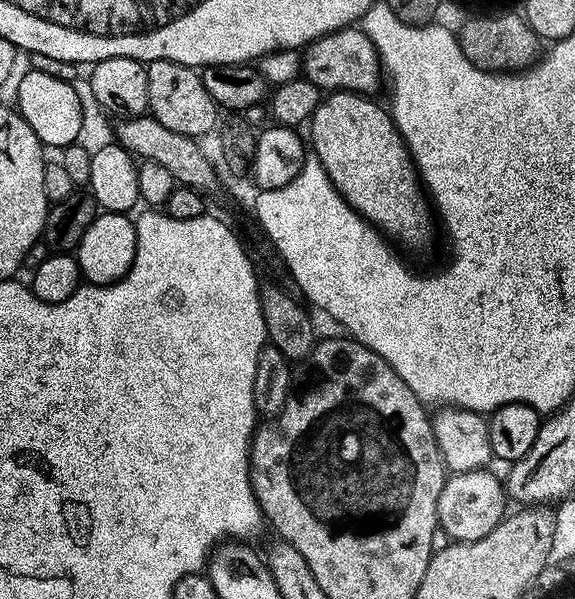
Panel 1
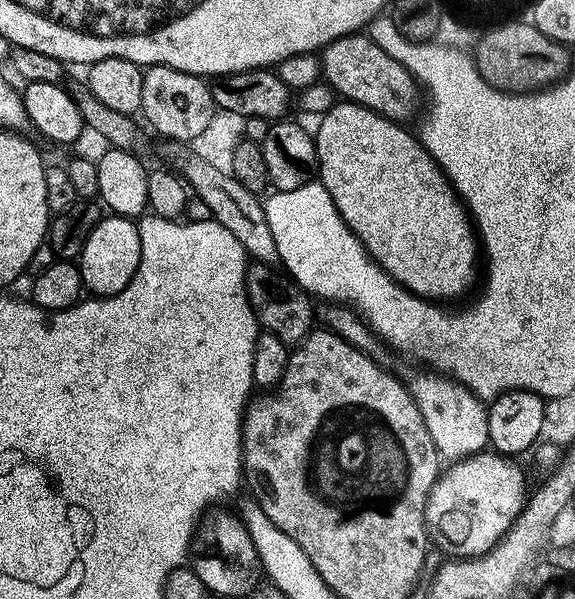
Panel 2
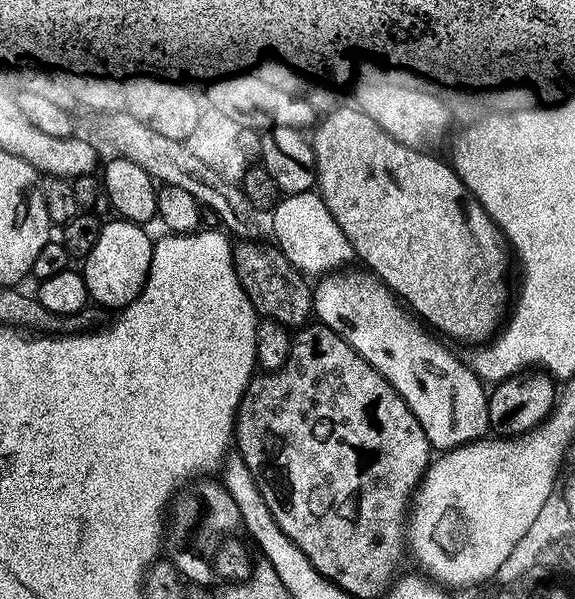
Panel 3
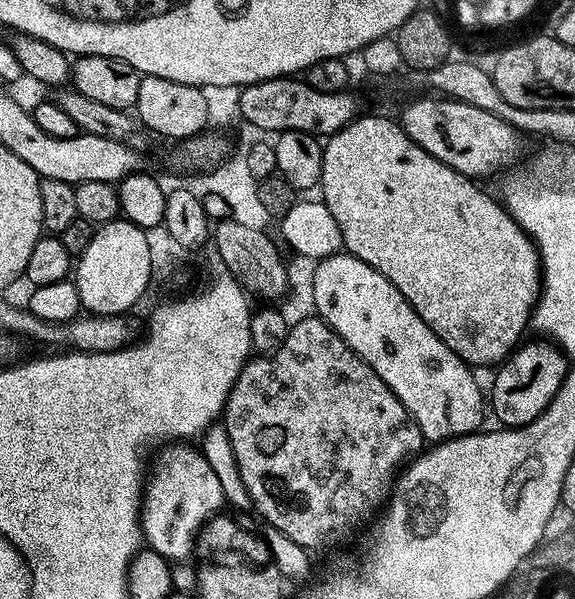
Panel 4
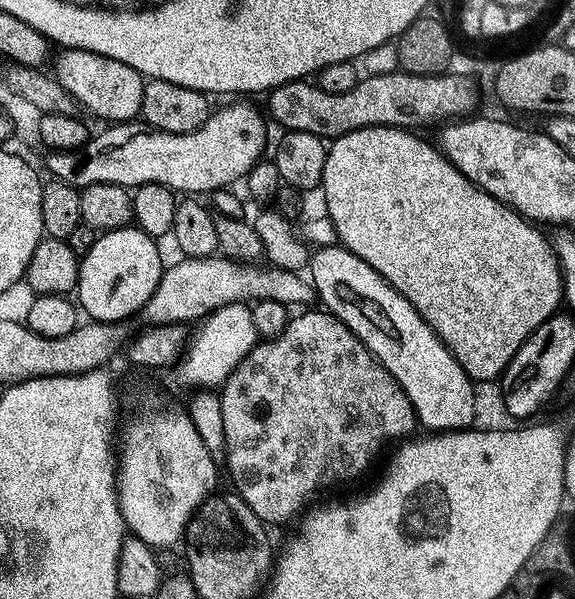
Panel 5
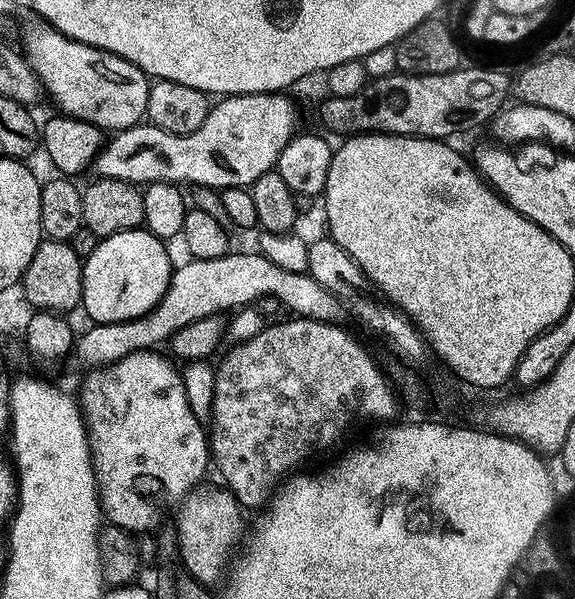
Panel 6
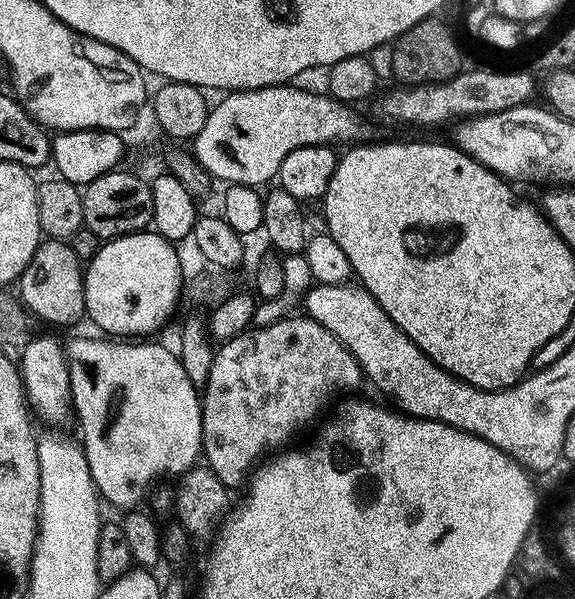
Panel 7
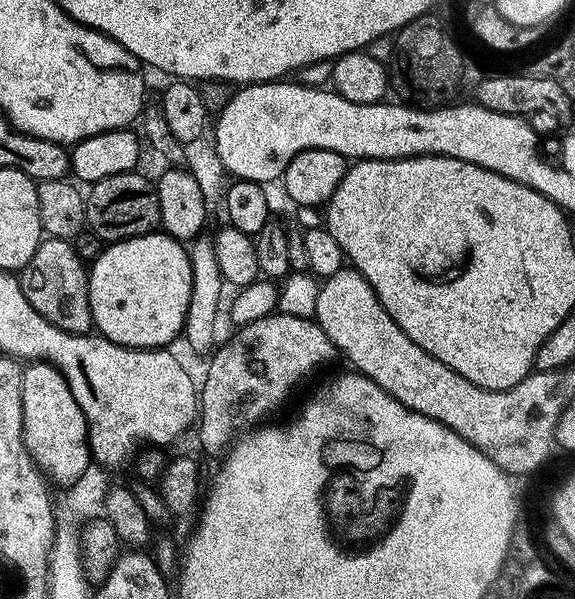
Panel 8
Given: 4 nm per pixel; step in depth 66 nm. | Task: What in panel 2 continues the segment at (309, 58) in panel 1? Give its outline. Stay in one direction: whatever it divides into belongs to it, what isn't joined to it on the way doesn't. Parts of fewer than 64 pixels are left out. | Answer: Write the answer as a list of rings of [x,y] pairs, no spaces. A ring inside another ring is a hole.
[[[353,34],[338,38],[323,48],[319,53],[319,58],[323,83],[332,87],[337,97],[374,110],[387,120],[408,122],[408,119],[416,112],[416,103],[422,100],[422,89],[417,80],[406,70],[406,66],[402,66],[402,62],[398,62],[389,52],[382,50],[382,46],[372,41],[371,35]]]

